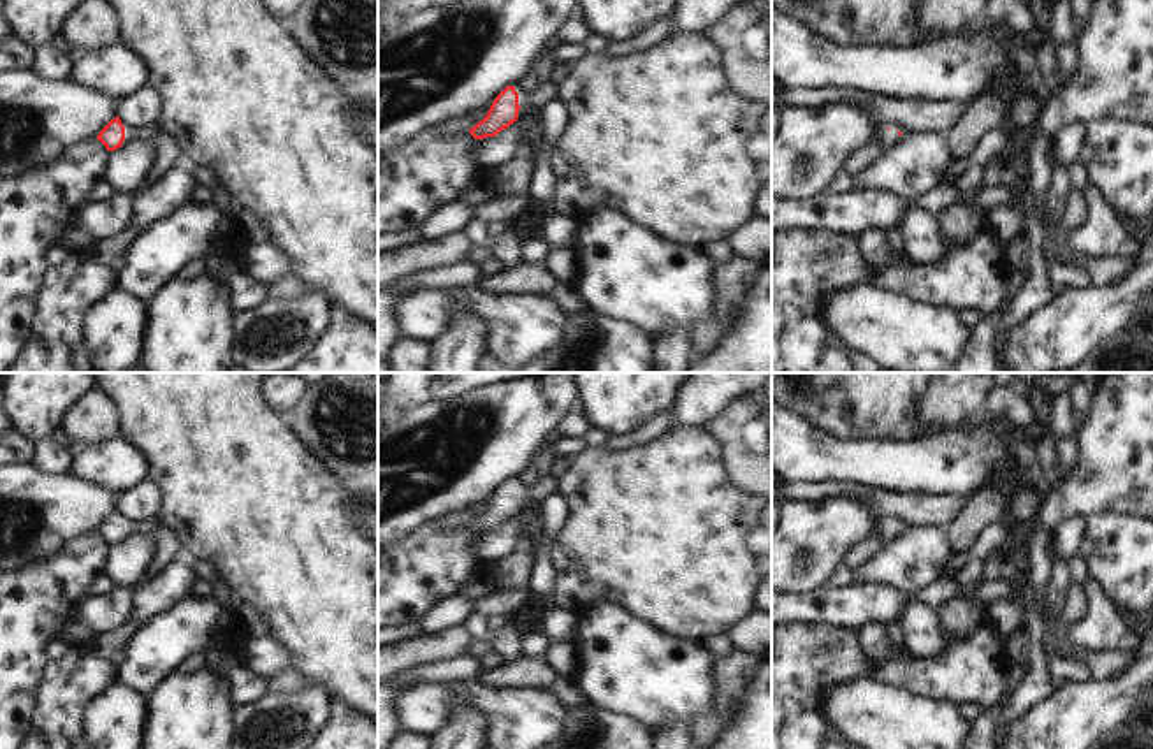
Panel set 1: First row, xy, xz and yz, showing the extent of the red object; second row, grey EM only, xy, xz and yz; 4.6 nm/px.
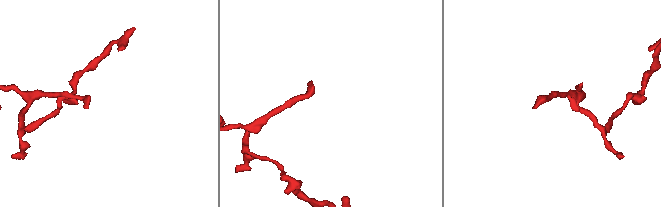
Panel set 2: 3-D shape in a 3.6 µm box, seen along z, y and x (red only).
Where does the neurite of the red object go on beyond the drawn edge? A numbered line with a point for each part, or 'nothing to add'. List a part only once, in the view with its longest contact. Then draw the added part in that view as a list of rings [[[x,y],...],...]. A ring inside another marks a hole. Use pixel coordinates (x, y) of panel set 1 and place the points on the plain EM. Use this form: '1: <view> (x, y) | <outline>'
1: xz (547, 484) | [[[550,473],[538,476],[534,485],[518,489],[520,501],[536,501],[541,503],[552,492],[557,492],[559,478],[554,478]]]

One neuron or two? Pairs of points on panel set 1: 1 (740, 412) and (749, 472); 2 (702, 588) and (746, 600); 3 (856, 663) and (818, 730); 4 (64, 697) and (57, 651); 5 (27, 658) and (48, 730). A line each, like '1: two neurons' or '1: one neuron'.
1: one neuron
2: one neuron
3: one neuron
4: two neurons
5: two neurons

